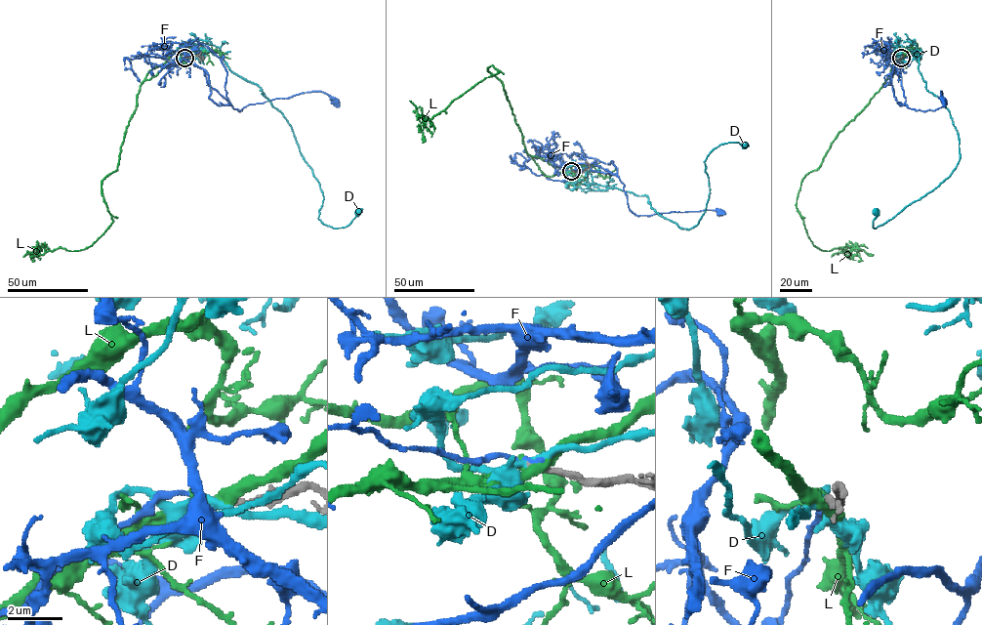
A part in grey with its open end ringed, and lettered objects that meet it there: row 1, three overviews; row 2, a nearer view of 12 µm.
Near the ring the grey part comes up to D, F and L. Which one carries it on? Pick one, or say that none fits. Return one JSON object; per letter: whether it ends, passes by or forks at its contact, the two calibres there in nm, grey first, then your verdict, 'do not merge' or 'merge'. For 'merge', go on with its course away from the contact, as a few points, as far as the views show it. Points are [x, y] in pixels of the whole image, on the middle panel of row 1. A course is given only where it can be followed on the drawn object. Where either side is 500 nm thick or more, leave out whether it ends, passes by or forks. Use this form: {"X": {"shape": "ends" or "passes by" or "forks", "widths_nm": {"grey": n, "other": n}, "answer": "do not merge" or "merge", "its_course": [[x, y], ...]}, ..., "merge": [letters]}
{"D": {"shape": "passes by", "widths_nm": {"grey": 220, "other": 280}, "answer": "do not merge"}, "F": {"shape": "ends", "widths_nm": {"grey": 220, "other": 140}, "answer": "do not merge"}, "L": {"shape": "forks", "widths_nm": {"grey": 240, "other": 320}, "answer": "do not merge"}, "merge": []}

